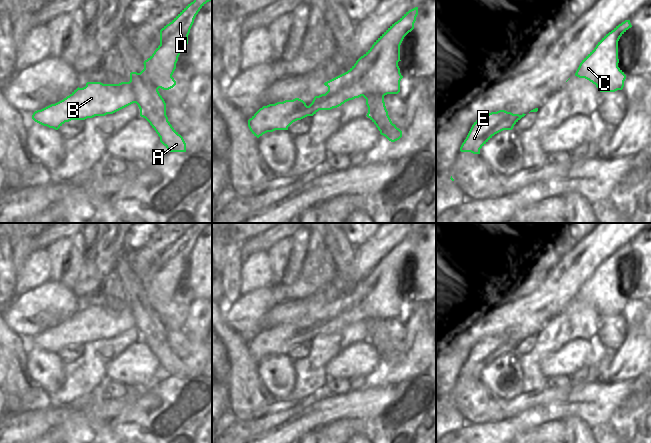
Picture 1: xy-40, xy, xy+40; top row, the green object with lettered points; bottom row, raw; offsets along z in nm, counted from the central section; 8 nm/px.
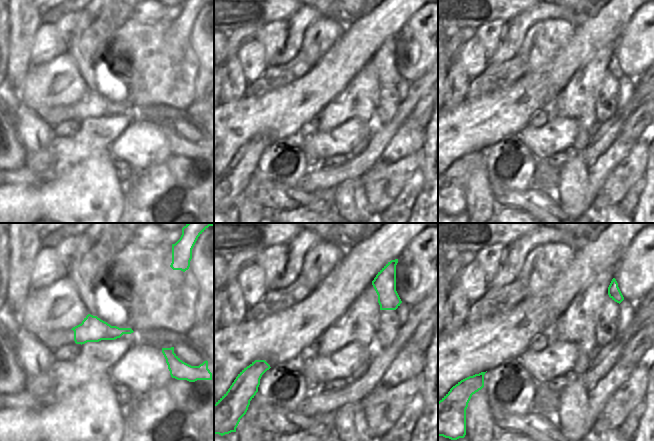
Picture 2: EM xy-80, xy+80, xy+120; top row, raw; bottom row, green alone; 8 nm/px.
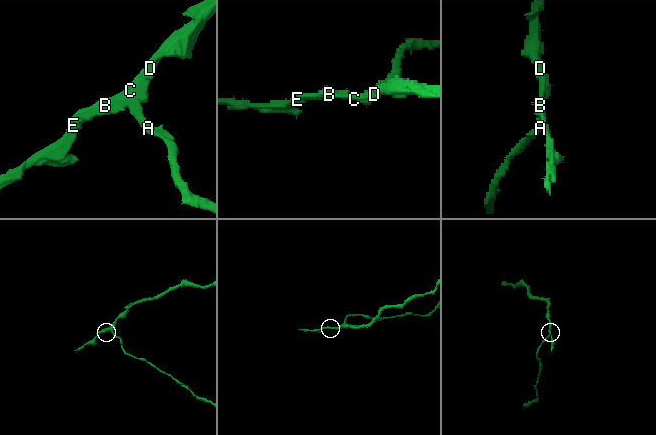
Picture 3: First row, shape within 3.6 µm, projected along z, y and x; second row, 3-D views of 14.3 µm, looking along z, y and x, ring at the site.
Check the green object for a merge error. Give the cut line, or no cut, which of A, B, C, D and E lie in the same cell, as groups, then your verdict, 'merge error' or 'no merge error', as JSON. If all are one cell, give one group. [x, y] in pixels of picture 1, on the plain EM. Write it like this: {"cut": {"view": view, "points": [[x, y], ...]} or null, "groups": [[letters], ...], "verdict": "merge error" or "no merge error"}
{"cut": {"view": "xy", "points": [[383, 319], [376, 319], [372, 323], [374, 332], [368, 334]]}, "groups": [["A"], ["B", "C", "D", "E"]], "verdict": "merge error"}

